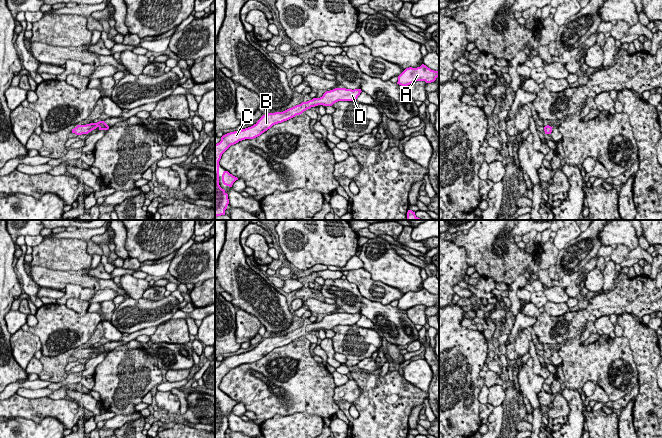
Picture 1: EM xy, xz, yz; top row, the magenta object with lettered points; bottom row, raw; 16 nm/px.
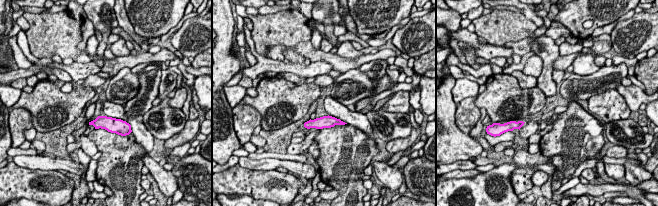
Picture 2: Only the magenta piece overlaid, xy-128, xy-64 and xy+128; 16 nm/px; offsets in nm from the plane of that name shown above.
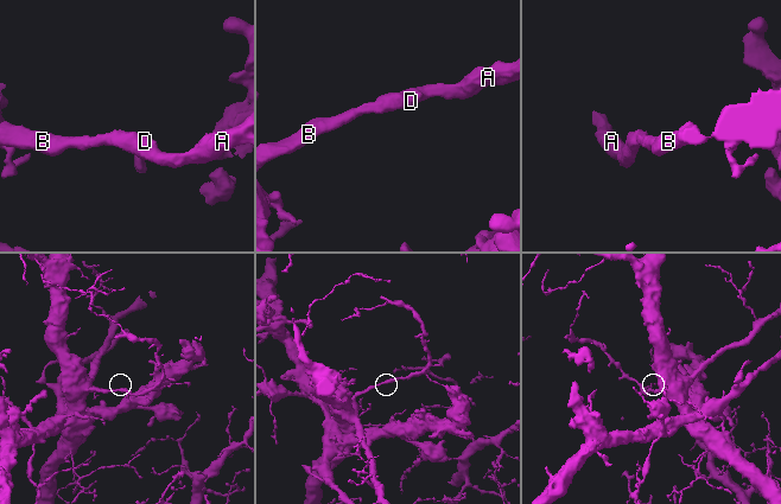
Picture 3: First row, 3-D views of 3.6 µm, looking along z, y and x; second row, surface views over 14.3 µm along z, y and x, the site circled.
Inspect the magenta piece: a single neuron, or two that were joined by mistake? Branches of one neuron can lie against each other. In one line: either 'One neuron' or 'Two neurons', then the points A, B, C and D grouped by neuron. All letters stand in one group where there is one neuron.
One neuron. Groups: A B C D

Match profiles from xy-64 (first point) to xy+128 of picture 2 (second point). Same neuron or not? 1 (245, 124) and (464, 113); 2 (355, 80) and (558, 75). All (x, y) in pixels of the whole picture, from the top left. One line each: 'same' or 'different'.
1: same
2: different

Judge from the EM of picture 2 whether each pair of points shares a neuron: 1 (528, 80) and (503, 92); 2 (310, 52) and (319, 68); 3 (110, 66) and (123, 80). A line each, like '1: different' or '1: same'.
1: different
2: different
3: different

